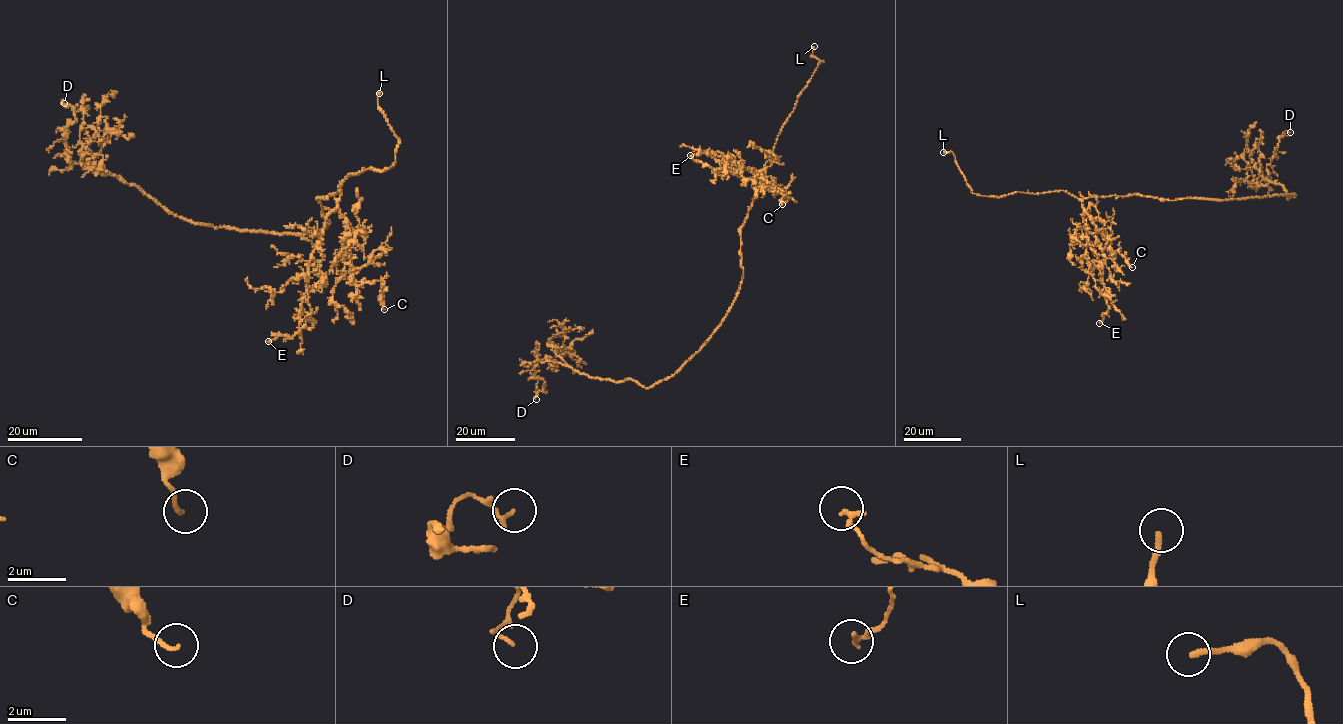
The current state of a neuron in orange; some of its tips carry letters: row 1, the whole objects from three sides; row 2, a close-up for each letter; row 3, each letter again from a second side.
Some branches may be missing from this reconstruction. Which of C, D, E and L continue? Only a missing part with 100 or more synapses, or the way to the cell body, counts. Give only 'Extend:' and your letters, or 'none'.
Extend: L

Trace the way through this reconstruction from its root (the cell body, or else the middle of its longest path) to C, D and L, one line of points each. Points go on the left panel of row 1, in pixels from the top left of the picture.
C: (319, 231), (329, 222), (319, 198), (339, 190), (351, 279), (380, 281), (384, 309)
D: (319, 231), (244, 231), (168, 212), (94, 164), (74, 163), (64, 139), (75, 112), (64, 103)
L: (319, 231), (329, 222), (319, 198), (341, 191), (350, 173), (395, 162), (399, 140), (379, 93)

